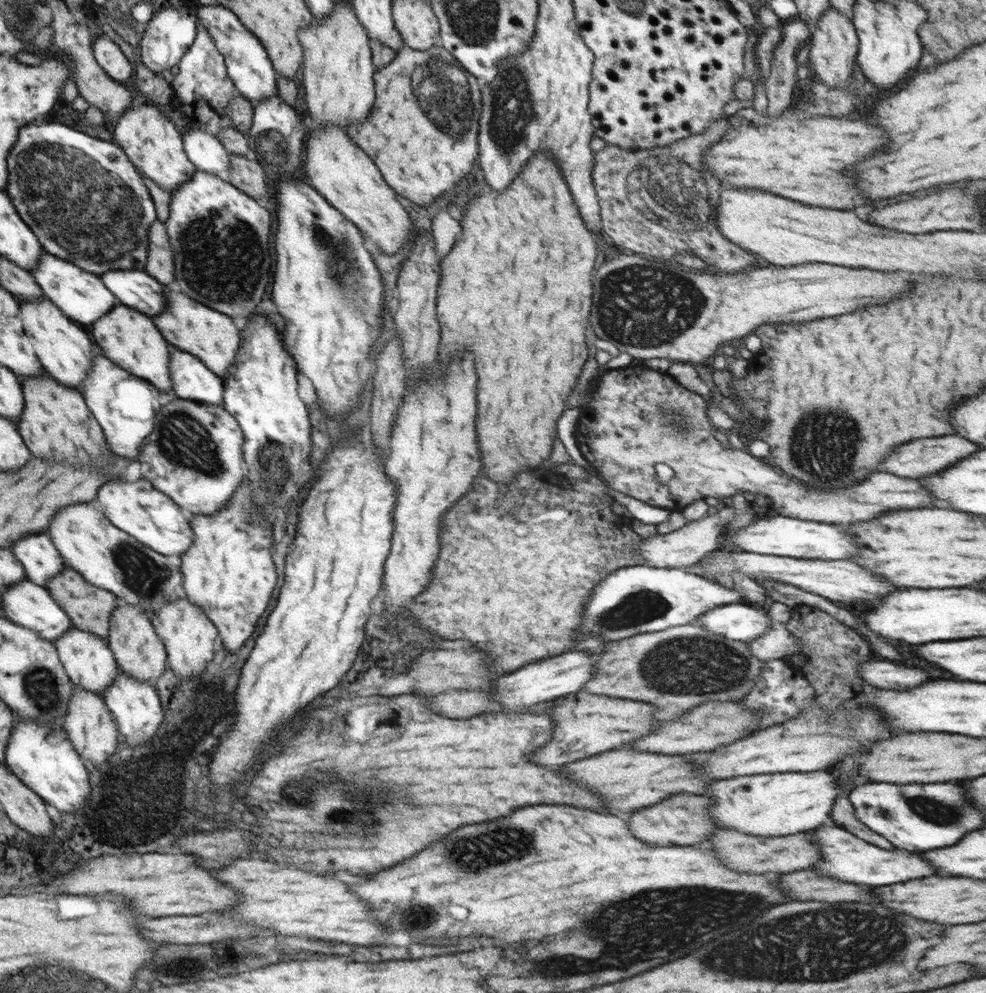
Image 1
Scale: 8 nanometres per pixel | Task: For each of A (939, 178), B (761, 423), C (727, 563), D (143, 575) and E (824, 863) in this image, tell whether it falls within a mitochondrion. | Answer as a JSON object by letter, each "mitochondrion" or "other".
{"A":"other","B":"mitochondrion","C":"other","D":"mitochondrion","E":"other"}

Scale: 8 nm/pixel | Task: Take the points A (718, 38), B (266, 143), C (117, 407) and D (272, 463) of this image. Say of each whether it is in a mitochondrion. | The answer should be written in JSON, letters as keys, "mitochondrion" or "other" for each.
{"A":"other","B":"mitochondrion","C":"other","D":"mitochondrion"}

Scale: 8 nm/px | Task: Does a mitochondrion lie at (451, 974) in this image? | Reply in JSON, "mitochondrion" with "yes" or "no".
{"mitochondrion":"no"}

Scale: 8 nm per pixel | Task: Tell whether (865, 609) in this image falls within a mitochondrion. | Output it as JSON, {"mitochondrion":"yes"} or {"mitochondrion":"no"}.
{"mitochondrion":"no"}

